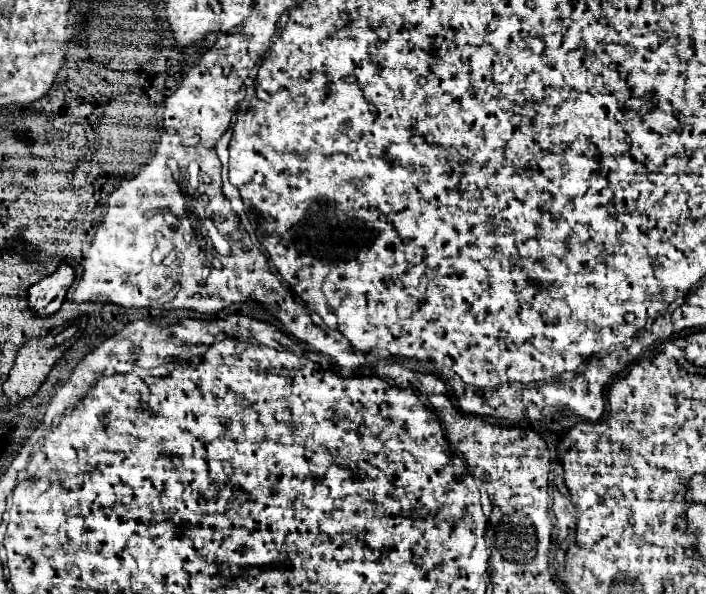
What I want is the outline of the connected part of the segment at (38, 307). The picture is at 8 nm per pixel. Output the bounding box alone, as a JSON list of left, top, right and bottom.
[28,262,76,316]

